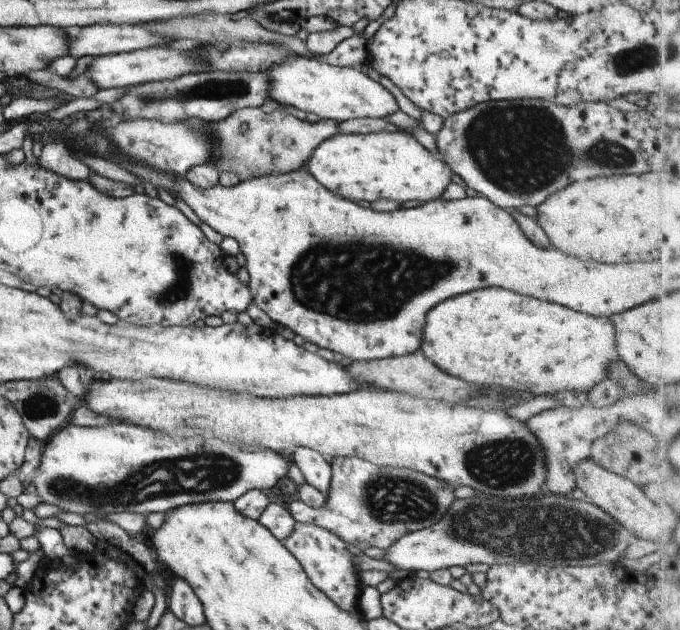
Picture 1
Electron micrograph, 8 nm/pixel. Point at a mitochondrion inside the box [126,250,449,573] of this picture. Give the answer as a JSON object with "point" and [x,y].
{"point":[394,500]}

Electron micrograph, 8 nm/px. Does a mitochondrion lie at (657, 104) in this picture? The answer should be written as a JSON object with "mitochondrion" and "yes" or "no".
{"mitochondrion":"no"}

